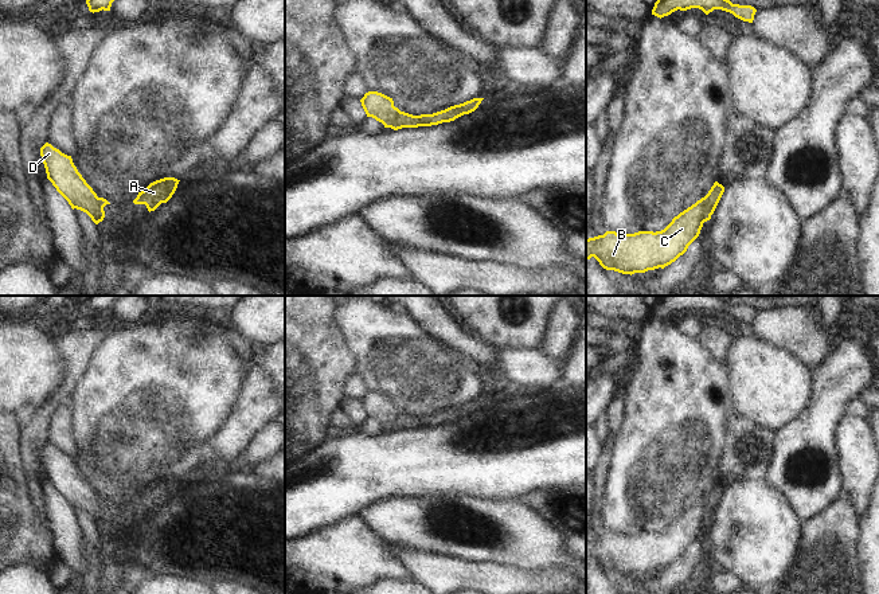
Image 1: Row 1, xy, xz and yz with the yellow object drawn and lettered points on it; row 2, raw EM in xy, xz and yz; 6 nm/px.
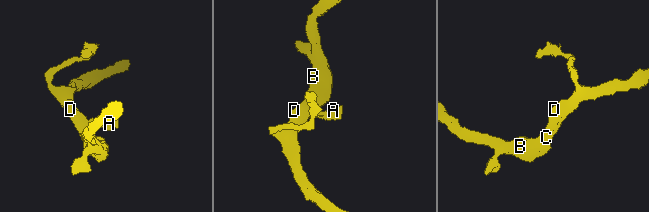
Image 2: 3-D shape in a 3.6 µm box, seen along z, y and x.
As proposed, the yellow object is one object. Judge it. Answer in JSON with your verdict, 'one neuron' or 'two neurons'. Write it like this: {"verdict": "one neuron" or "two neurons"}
{"verdict": "two neurons"}

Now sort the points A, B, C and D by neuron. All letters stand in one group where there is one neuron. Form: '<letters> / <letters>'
A / B C D

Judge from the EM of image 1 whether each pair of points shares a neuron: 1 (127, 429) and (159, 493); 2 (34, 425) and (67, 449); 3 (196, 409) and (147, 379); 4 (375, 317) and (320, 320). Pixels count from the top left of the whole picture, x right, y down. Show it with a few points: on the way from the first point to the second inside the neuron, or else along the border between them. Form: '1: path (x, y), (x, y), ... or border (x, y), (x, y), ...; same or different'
1: path (133, 445), (149, 477); same
2: border (59, 405), (49, 419), (46, 442); different
3: path (184, 397), (180, 393), (163, 393), (159, 389); same
4: border (338, 309), (338, 323), (350, 348); different

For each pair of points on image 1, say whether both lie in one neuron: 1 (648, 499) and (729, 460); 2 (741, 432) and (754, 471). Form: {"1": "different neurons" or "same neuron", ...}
{"1": "different neurons", "2": "same neuron"}

